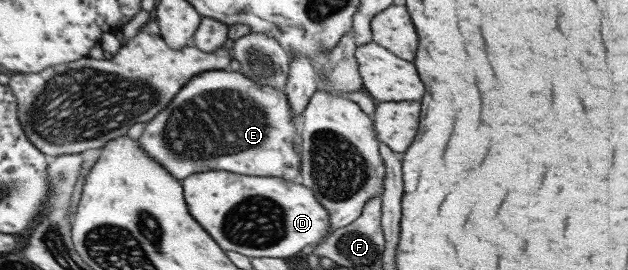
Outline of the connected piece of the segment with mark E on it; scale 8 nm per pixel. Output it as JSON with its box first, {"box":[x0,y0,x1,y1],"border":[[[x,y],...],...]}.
{"box":[138,70,301,180],"border":[[[210,70],[190,79],[154,119],[148,121],[138,141],[175,178],[185,180],[190,174],[212,169],[258,177],[292,180],[301,173],[301,155],[294,149],[296,120],[284,91],[258,85],[239,71]]]}

